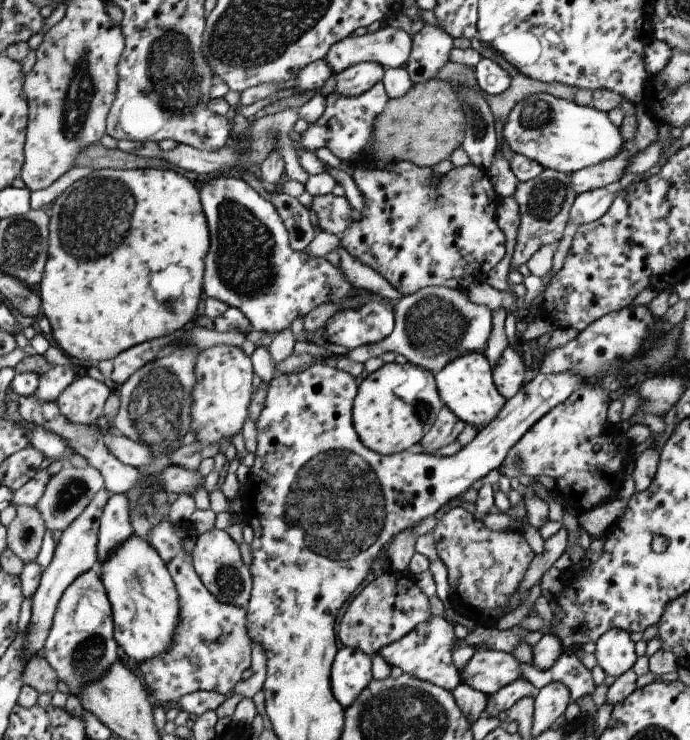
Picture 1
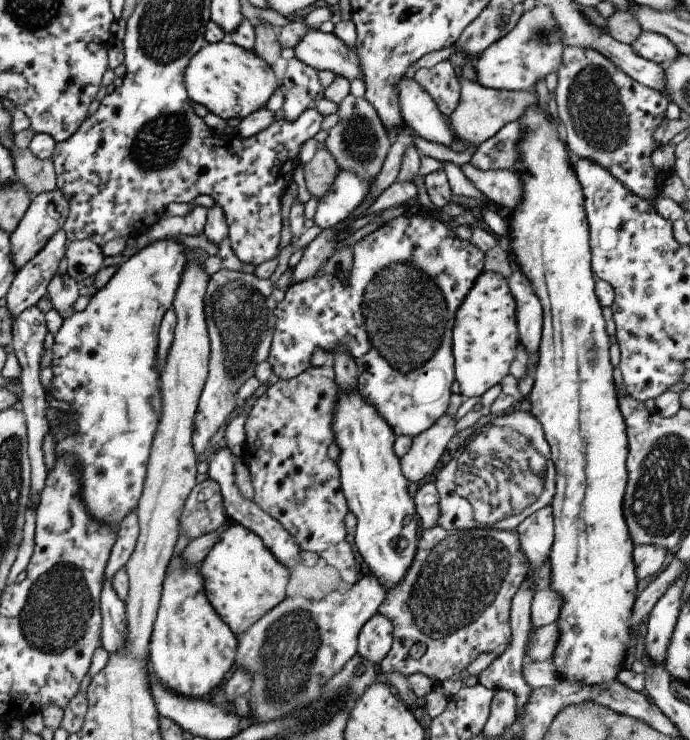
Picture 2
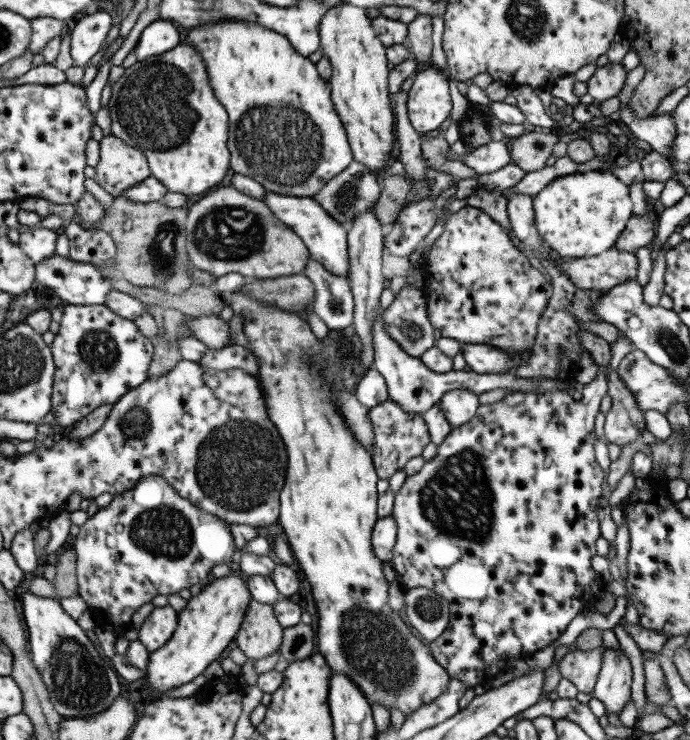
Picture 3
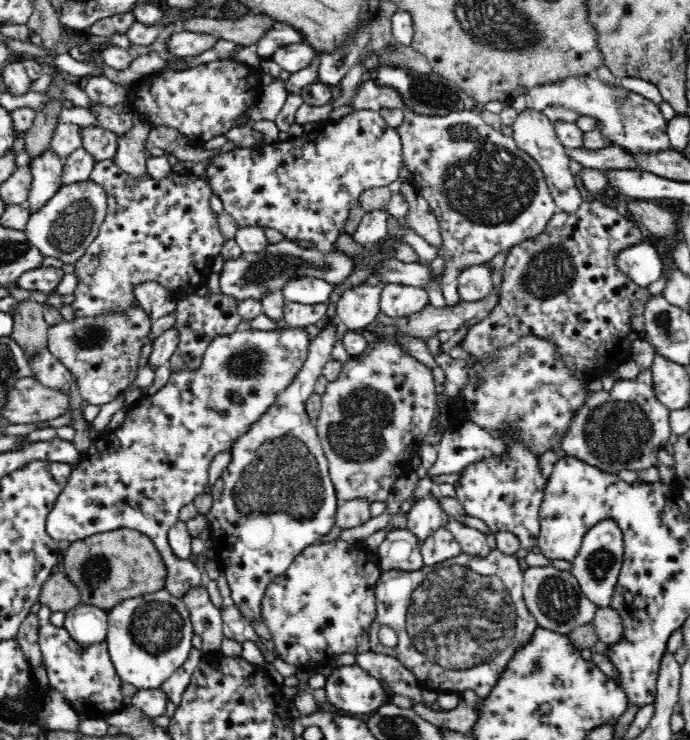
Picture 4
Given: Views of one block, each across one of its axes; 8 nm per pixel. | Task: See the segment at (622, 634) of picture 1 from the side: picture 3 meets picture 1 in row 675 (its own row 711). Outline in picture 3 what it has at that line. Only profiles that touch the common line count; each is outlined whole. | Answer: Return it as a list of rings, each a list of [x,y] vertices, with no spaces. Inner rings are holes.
[[[605,647],[602,668],[595,683],[594,698],[598,698],[607,712],[620,715],[626,702],[632,698],[632,665],[622,650]]]

